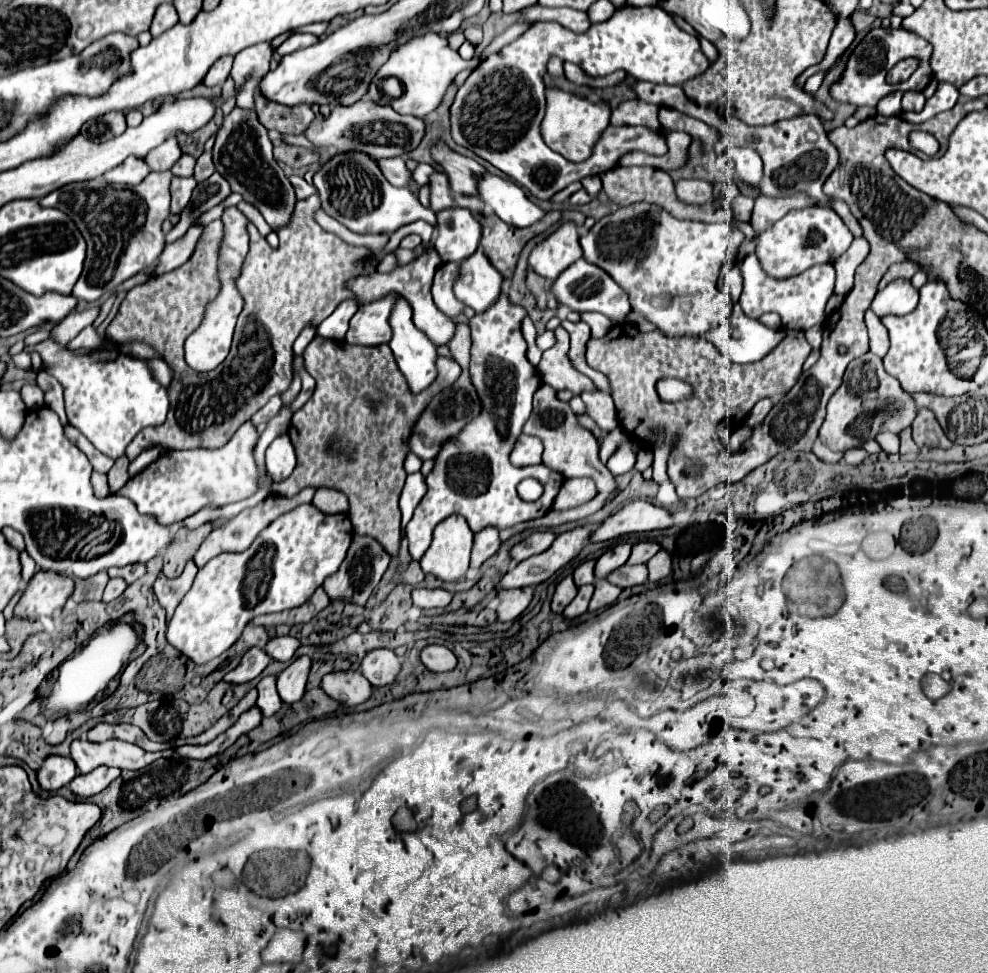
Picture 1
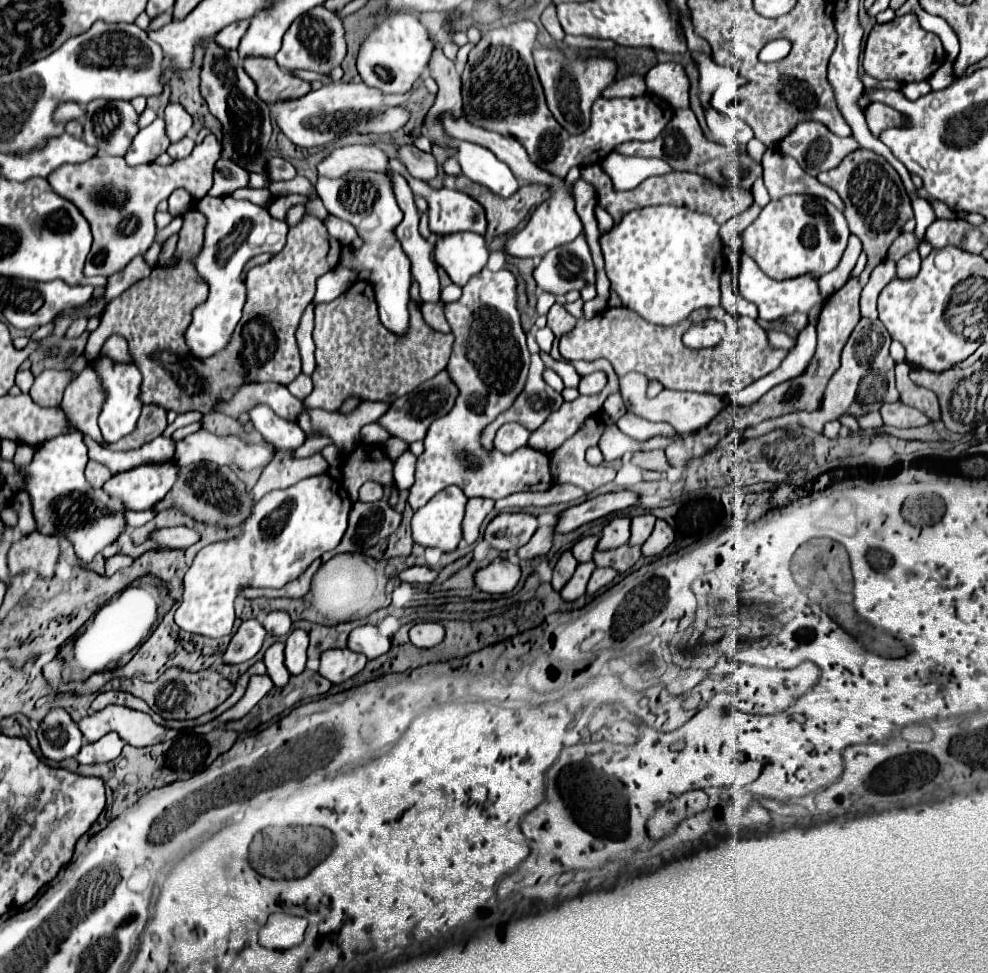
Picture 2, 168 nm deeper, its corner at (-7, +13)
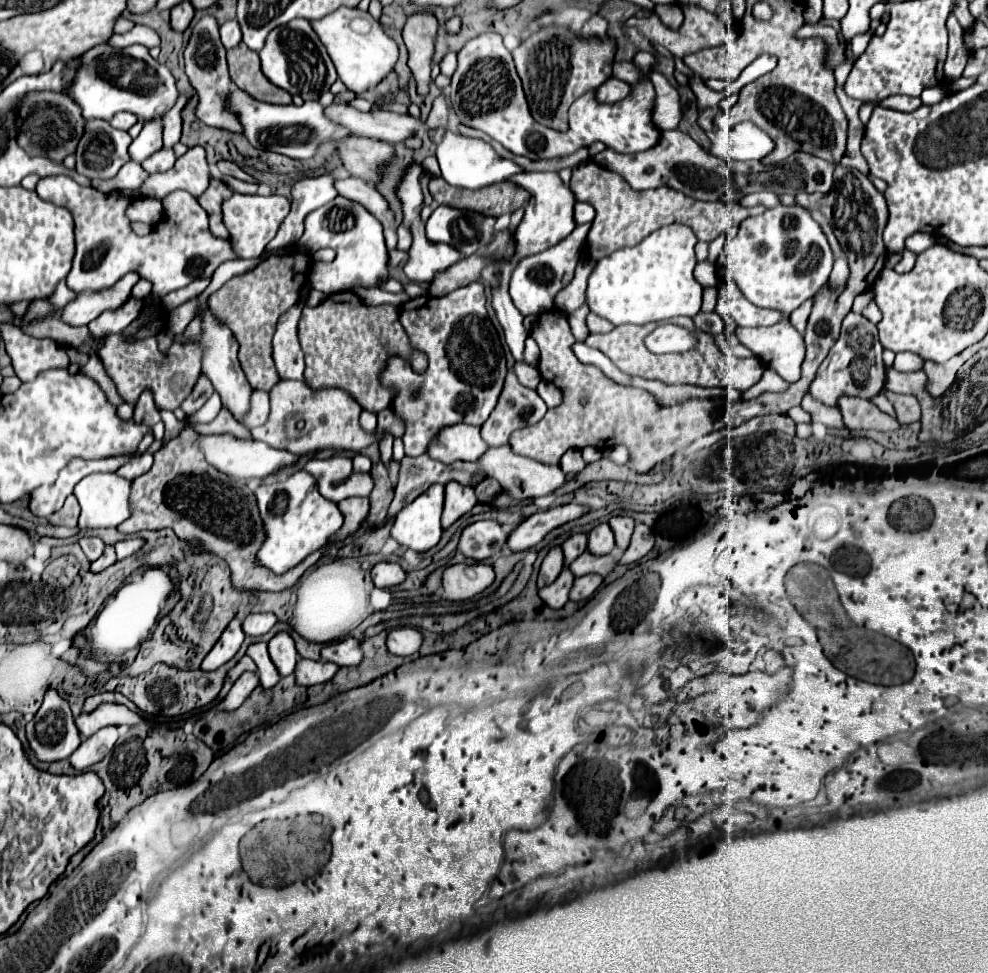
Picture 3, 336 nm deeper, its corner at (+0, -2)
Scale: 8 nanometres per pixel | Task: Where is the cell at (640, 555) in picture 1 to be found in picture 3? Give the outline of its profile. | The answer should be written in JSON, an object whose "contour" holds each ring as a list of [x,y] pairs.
{"contour":[[[614,516],[614,518],[610,518],[608,524],[612,526],[612,530],[616,534],[616,548],[620,552],[624,552],[630,546],[630,538],[632,538],[636,522],[630,516]]]}

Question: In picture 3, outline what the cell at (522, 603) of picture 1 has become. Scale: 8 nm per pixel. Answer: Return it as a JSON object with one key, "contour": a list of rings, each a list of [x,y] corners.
{"contour":[[[456,564],[444,570],[444,598],[452,602],[470,600],[494,584],[494,570],[490,564]]]}

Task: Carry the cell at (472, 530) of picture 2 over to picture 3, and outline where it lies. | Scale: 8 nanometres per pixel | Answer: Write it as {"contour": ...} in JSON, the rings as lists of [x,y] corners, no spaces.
{"contour":[[[446,484],[446,508],[442,514],[442,528],[450,530],[464,514],[472,512],[472,508],[480,504],[474,488],[460,484]]]}

